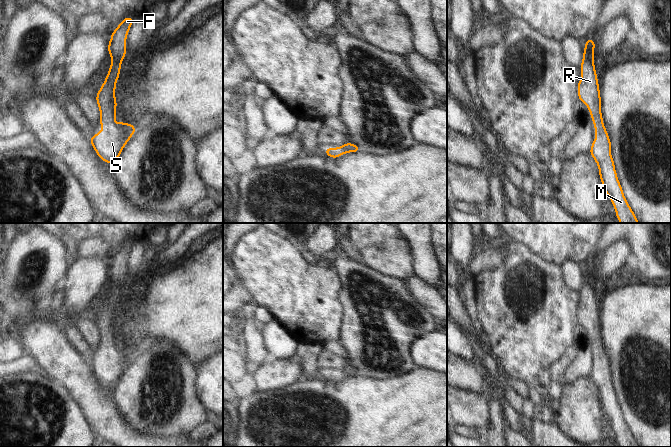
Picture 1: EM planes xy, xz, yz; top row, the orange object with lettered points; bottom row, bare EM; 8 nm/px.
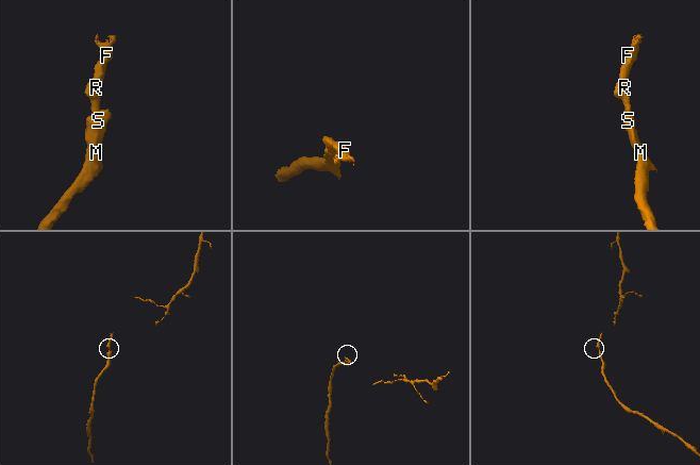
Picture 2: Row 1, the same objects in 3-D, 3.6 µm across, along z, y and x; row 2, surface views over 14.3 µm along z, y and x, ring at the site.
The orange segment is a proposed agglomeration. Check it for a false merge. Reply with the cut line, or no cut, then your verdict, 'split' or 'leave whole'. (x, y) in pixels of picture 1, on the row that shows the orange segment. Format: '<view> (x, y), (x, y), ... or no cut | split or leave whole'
no cut | leave whole

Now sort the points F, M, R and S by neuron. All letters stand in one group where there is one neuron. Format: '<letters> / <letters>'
F M R S

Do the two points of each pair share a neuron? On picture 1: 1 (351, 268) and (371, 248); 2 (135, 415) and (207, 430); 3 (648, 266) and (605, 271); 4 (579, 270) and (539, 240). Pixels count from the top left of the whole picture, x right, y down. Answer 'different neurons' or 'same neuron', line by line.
1: different neurons
2: different neurons
3: different neurons
4: different neurons

